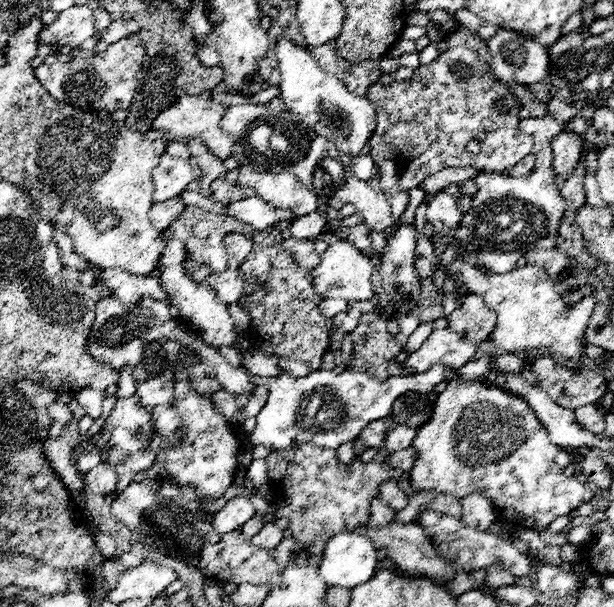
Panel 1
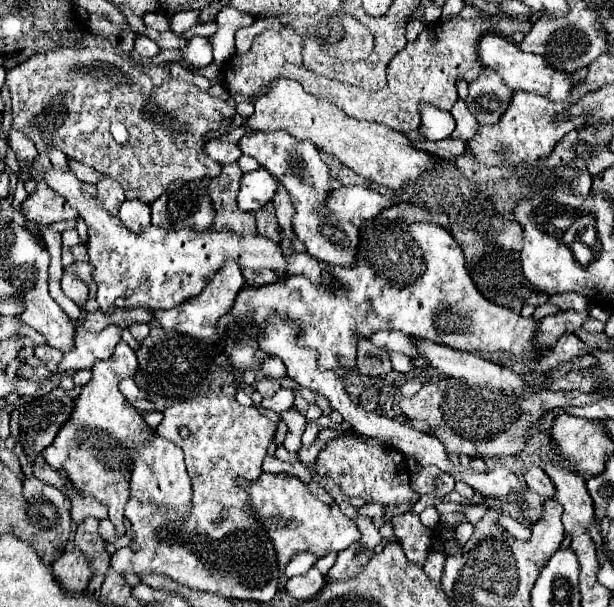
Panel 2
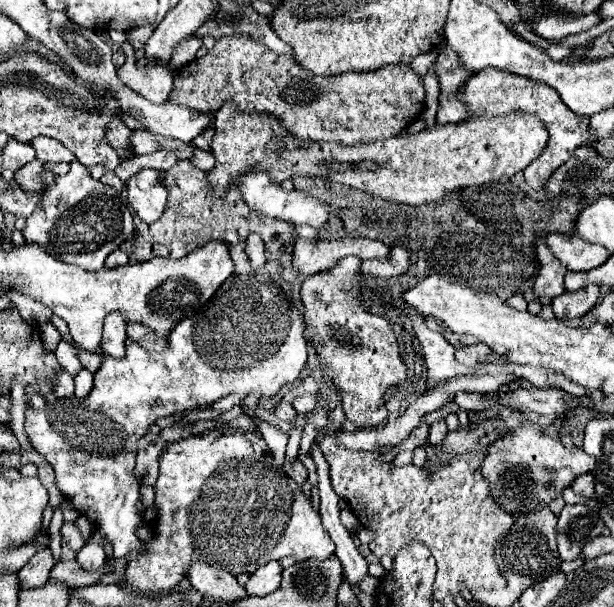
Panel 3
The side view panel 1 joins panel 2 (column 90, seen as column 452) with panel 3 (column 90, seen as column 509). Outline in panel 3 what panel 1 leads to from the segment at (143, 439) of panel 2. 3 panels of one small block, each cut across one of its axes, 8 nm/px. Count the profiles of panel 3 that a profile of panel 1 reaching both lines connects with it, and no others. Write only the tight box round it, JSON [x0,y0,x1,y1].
[26,270,308,558]

